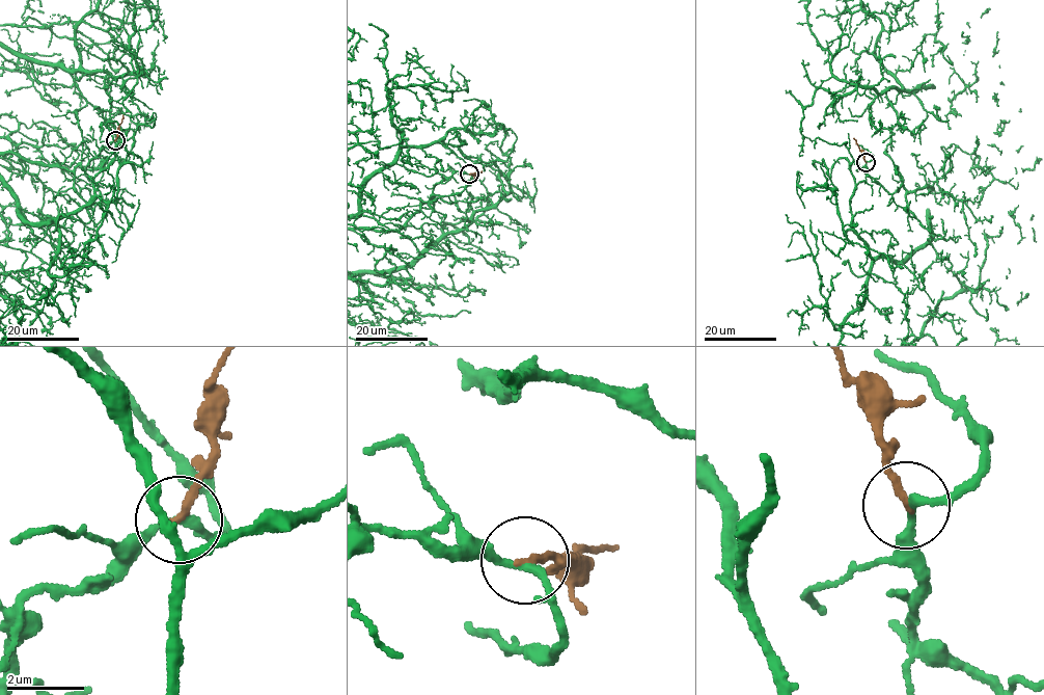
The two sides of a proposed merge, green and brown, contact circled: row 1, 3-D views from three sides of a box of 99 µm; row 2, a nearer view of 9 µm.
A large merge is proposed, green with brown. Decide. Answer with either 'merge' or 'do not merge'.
do not merge

